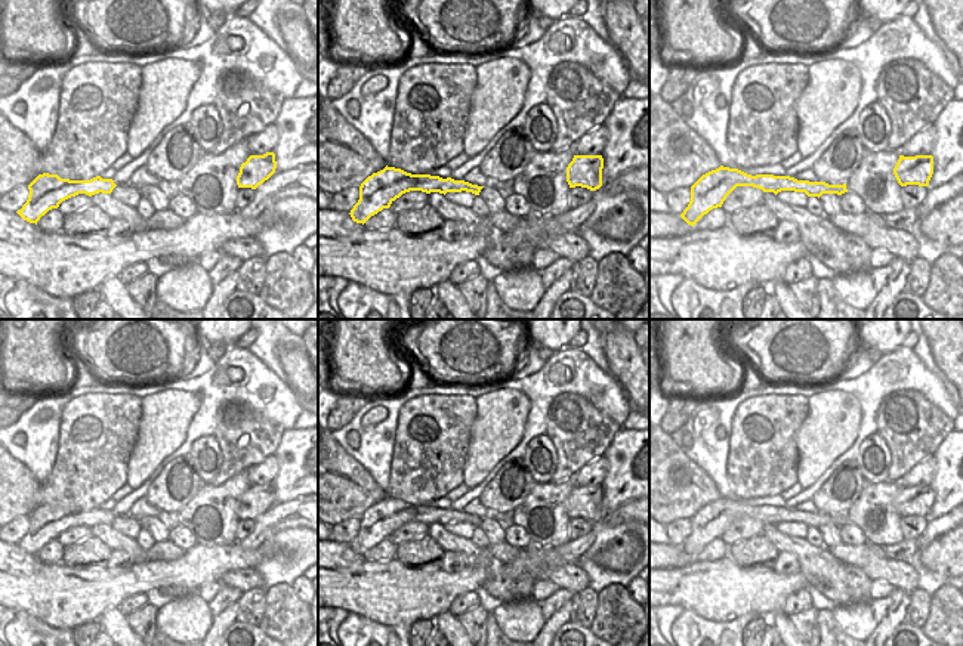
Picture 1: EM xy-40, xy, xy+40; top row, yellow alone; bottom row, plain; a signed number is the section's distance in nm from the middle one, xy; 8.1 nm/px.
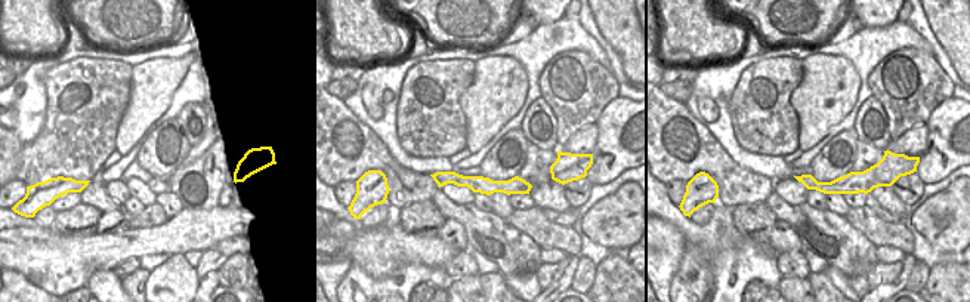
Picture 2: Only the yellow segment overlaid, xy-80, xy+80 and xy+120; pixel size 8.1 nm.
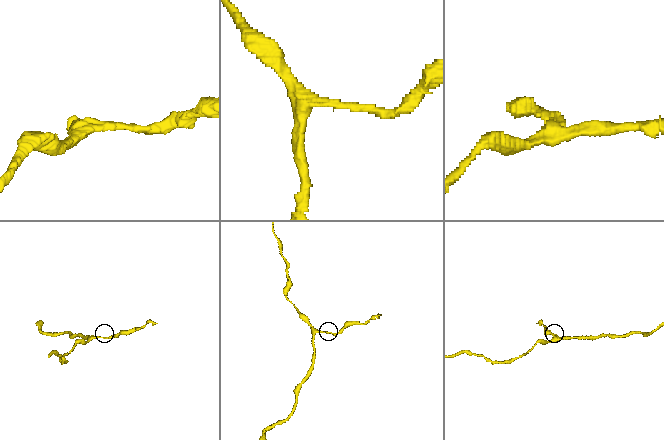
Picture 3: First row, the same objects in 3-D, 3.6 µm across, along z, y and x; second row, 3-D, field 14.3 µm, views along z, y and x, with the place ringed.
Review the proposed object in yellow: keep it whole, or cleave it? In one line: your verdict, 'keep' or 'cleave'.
keep

